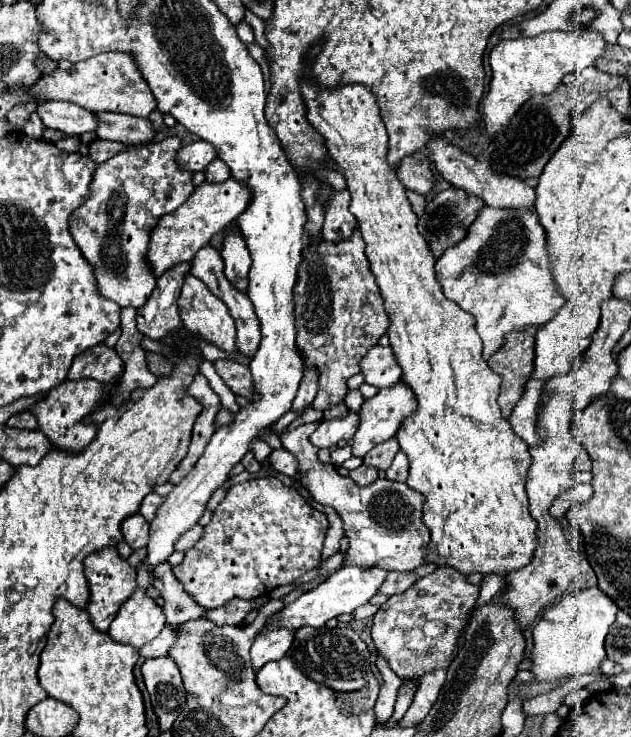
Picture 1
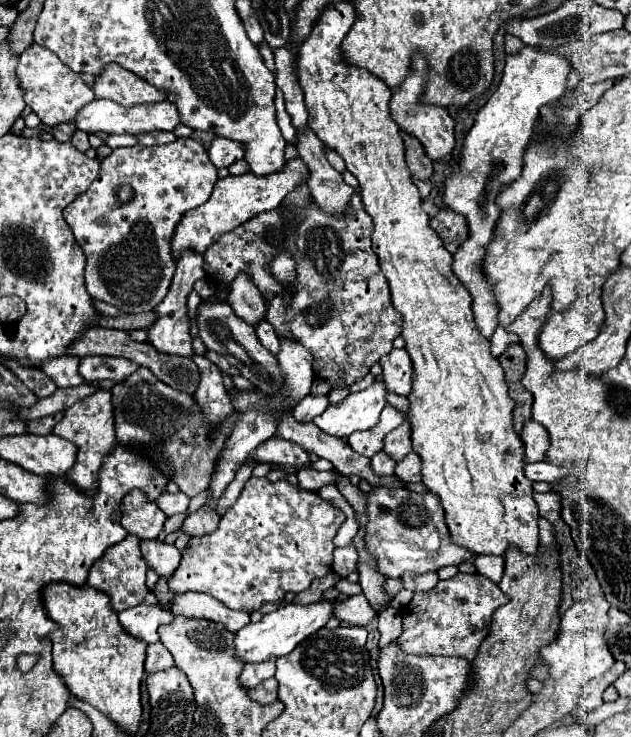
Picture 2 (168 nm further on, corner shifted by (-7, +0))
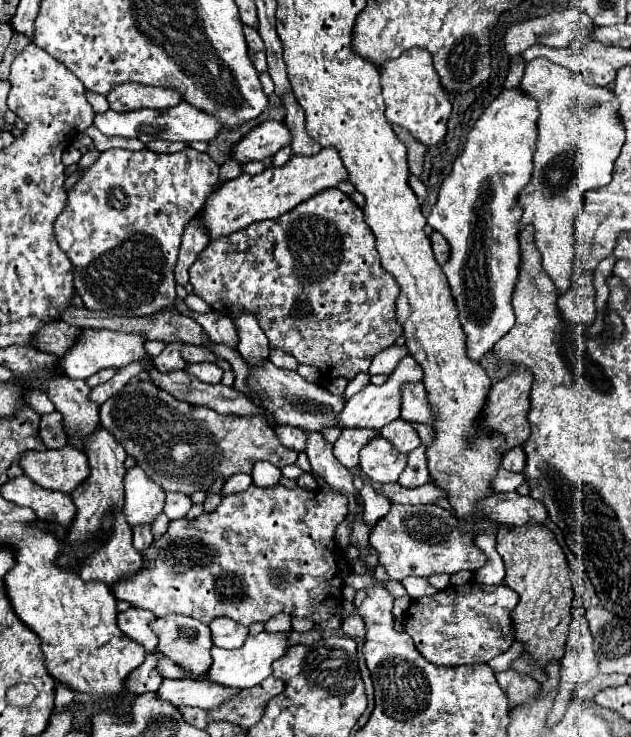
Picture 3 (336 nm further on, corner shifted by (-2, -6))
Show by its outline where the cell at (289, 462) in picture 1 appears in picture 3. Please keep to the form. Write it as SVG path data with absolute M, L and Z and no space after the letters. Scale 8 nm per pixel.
M132 381L118 395L110 397L100 407L100 423L166 493L182 491L192 495L220 477L252 473L256 461L270 461L282 469L298 457L296 451L278 443L266 417L220 415L210 407L178 401L148 381Z

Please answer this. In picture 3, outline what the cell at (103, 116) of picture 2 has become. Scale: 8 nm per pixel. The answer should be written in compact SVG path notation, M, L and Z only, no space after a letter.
M182 101L176 107L170 109L162 109L162 111L154 111L154 109L138 109L138 111L130 111L130 113L116 113L116 111L106 111L106 113L98 113L94 117L94 127L98 127L104 135L120 135L120 137L138 137L140 141L148 143L154 139L166 139L166 141L212 141L218 137L218 133L222 131L222 123L214 117L208 115L196 107L192 107L190 103Z

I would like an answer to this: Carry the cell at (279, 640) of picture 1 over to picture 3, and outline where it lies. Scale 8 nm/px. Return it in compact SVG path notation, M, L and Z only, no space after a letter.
M164 679L156 691L156 697L176 707L190 705L190 707L200 707L200 709L212 709L236 693L238 689L230 689L218 683L210 683L210 681Z

